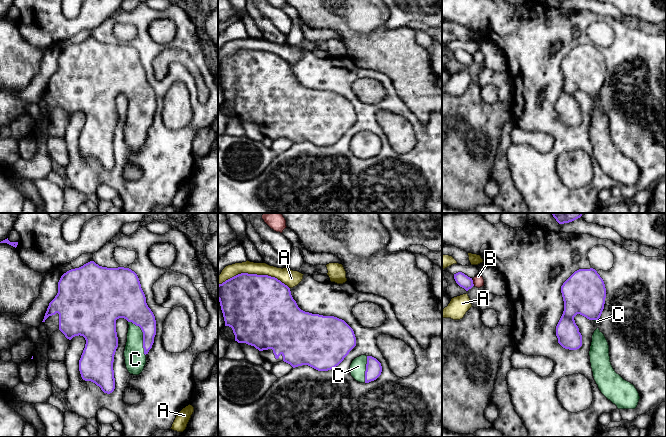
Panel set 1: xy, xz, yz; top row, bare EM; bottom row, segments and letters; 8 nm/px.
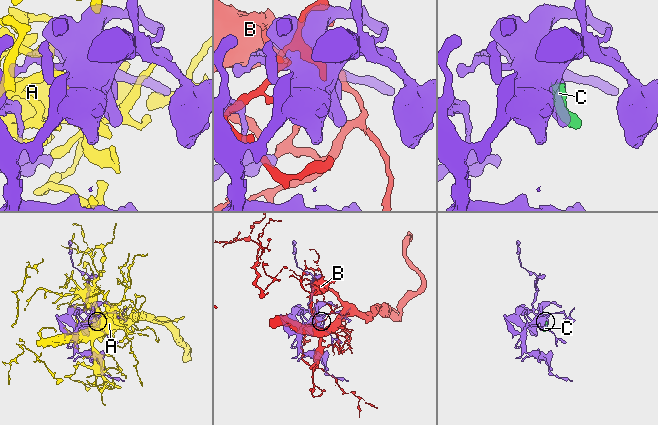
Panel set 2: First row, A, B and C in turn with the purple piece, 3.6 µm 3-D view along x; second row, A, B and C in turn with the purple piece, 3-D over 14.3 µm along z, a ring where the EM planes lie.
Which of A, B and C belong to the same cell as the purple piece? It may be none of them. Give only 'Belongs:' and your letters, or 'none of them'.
Belongs: C

